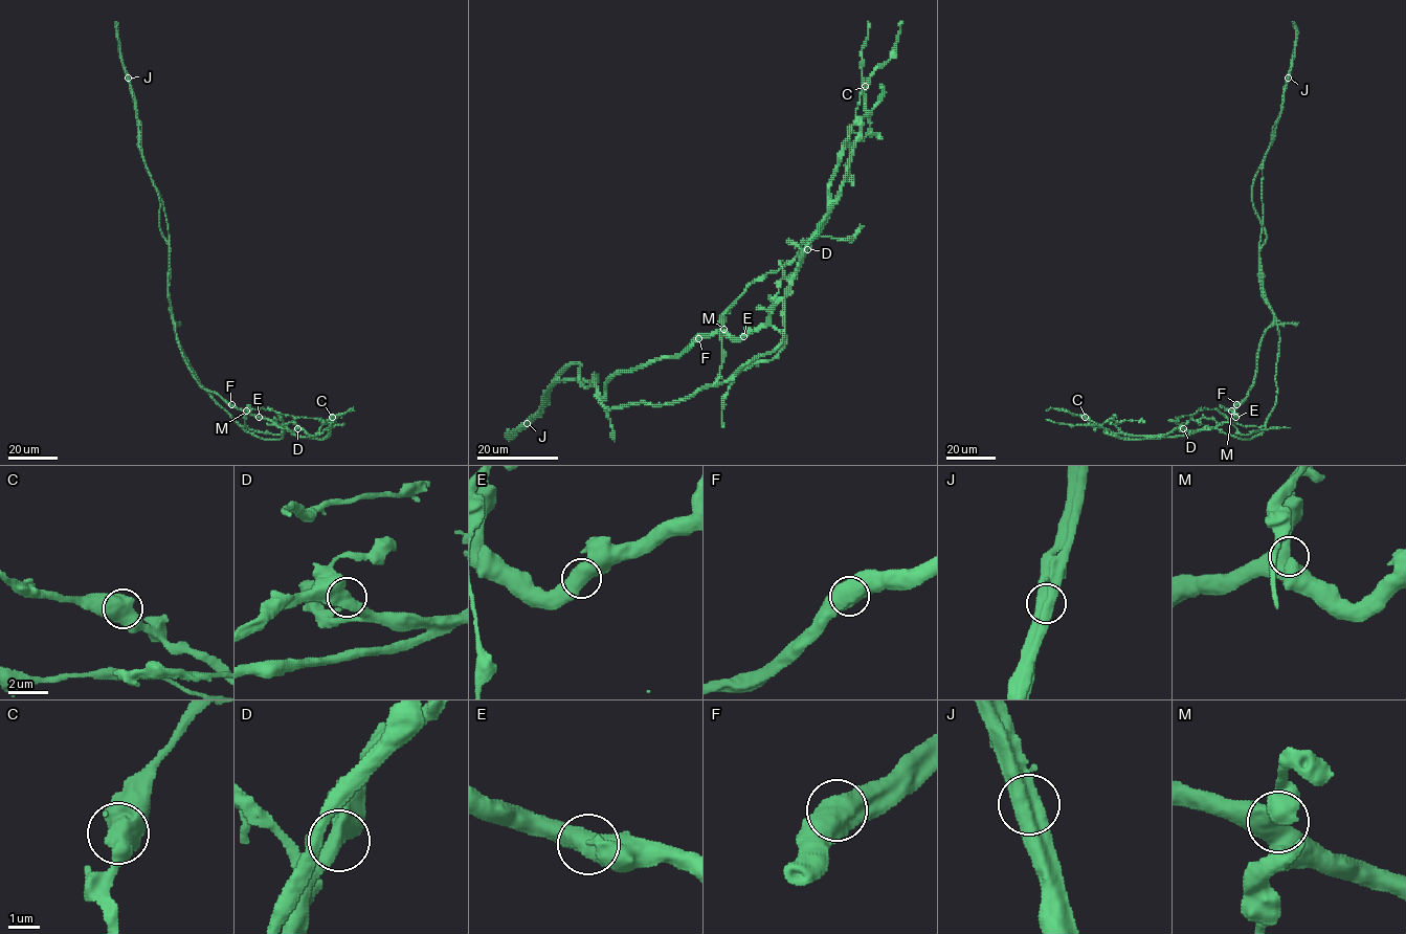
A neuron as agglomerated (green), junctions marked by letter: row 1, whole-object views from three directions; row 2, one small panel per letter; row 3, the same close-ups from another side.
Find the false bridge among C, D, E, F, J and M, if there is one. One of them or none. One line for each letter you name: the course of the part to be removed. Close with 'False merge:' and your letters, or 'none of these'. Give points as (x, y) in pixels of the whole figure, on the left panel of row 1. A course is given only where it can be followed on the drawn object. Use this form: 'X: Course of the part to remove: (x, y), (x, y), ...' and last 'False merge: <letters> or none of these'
J: Course of the part to remove: (128, 78), (168, 229), (172, 319), (199, 383), (262, 439), (284, 426), (324, 439), (353, 410)
False merge: J

